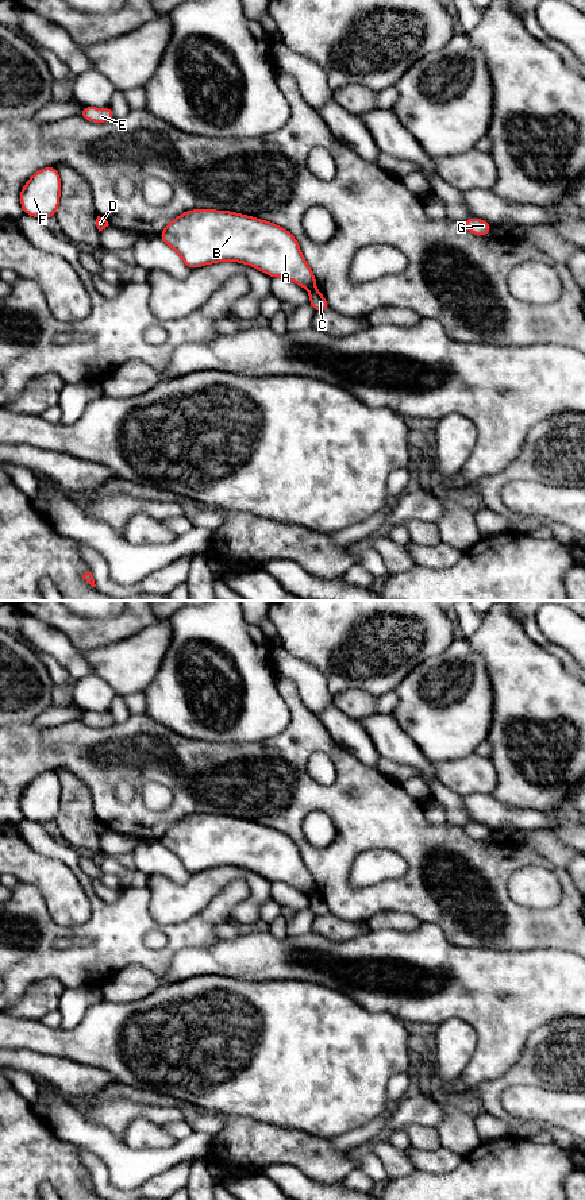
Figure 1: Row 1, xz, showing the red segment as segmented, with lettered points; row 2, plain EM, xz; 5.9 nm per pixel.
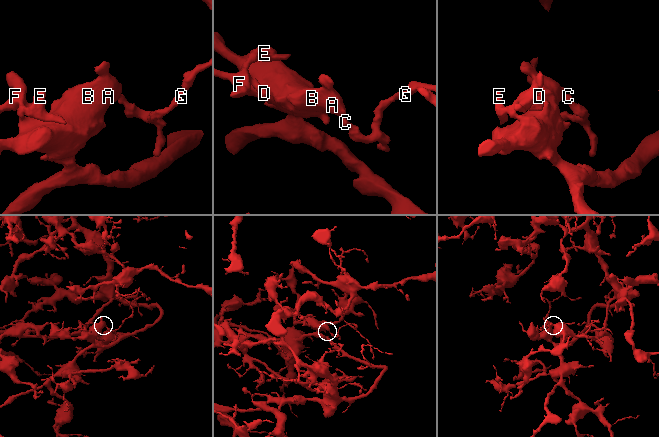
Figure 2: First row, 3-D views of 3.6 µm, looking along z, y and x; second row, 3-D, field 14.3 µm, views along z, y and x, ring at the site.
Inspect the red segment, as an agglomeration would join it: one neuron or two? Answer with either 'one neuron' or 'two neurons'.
two neurons

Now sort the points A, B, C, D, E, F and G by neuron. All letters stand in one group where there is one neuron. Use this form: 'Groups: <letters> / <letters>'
Groups: A B D E F / C G

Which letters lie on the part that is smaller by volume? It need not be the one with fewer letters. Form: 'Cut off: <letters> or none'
Cut off: C, G

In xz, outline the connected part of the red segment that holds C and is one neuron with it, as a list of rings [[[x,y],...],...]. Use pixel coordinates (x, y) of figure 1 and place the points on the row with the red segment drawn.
[[[316,288],[309,290],[309,304],[312,305],[315,312],[330,309],[328,302]]]

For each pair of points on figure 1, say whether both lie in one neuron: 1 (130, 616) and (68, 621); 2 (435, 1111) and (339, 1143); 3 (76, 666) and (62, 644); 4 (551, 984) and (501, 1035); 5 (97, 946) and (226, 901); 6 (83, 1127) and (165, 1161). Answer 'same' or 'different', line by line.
1: same
2: different
3: same
4: same
5: same
6: same

